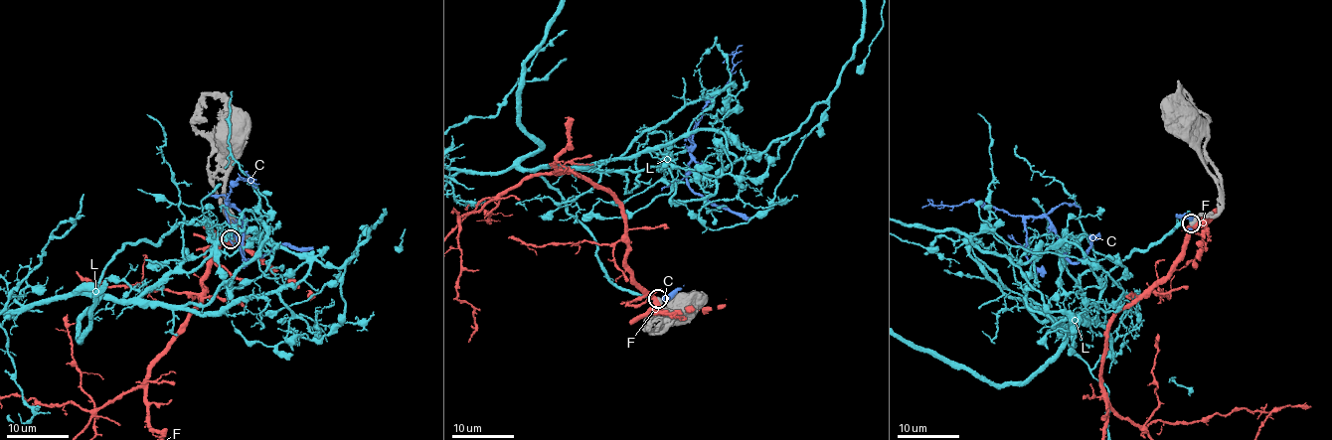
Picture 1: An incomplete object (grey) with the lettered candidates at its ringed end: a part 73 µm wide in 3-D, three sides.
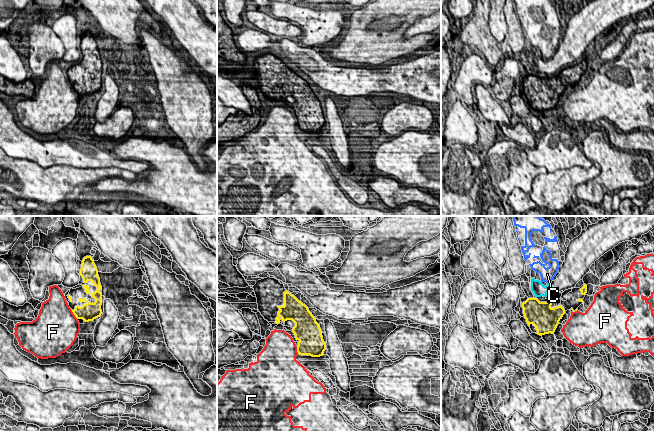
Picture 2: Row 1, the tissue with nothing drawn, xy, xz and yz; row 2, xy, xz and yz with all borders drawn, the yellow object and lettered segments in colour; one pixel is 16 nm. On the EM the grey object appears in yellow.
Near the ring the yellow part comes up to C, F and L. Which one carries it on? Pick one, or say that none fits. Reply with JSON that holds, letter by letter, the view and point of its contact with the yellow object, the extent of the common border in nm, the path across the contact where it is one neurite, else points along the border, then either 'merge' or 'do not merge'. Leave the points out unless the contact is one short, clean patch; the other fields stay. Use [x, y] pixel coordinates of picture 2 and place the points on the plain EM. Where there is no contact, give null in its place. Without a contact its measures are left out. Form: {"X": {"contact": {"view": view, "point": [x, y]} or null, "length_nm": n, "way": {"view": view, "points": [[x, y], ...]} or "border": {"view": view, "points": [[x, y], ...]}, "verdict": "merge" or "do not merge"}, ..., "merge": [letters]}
{"C": {"contact": null, "verdict": "do not merge"}, "F": {"contact": {"view": "xz", "point": [297, 126]}, "length_nm": 130, "border": {"view": "xz", "points": [[296, 122], [298, 129]]}, "verdict": "do not merge"}, "L": {"contact": null, "verdict": "do not merge"}, "merge": []}

